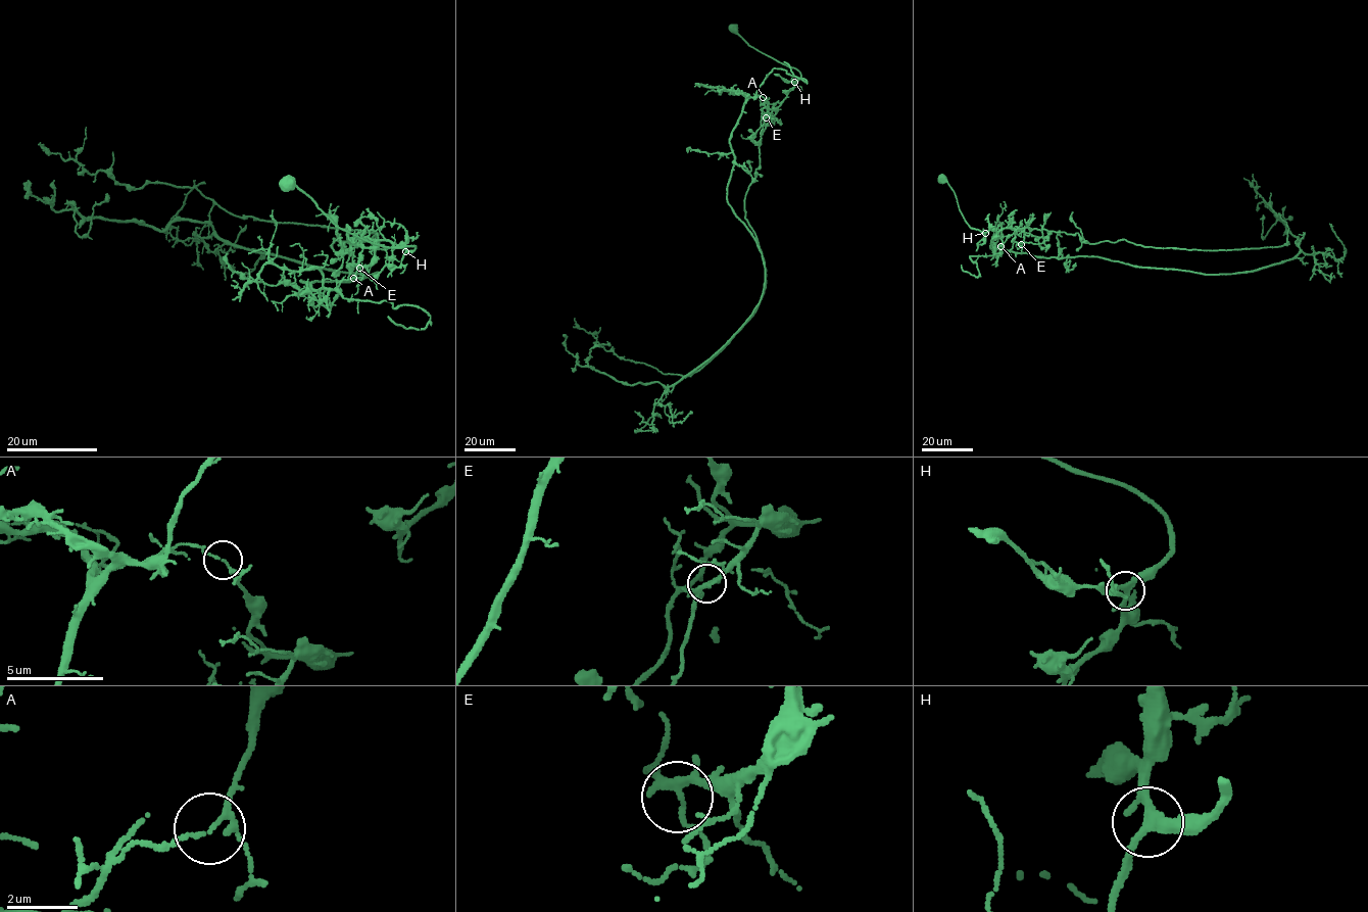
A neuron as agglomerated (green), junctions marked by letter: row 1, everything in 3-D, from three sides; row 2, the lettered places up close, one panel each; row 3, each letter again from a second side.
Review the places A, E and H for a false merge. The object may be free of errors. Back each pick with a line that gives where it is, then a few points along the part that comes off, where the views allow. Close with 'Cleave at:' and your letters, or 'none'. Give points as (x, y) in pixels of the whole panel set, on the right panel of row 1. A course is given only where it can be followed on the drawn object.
A: at (1000, 246); foreign part runs (1000, 246), (1036, 256), (1231, 274), (1300, 251), (1280, 221), (1264, 238), (1263, 214)
Cleave at: A

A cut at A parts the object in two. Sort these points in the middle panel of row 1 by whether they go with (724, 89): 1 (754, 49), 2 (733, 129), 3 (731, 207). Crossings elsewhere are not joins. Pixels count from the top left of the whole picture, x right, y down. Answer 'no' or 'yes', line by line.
1: no
2: yes
3: yes

